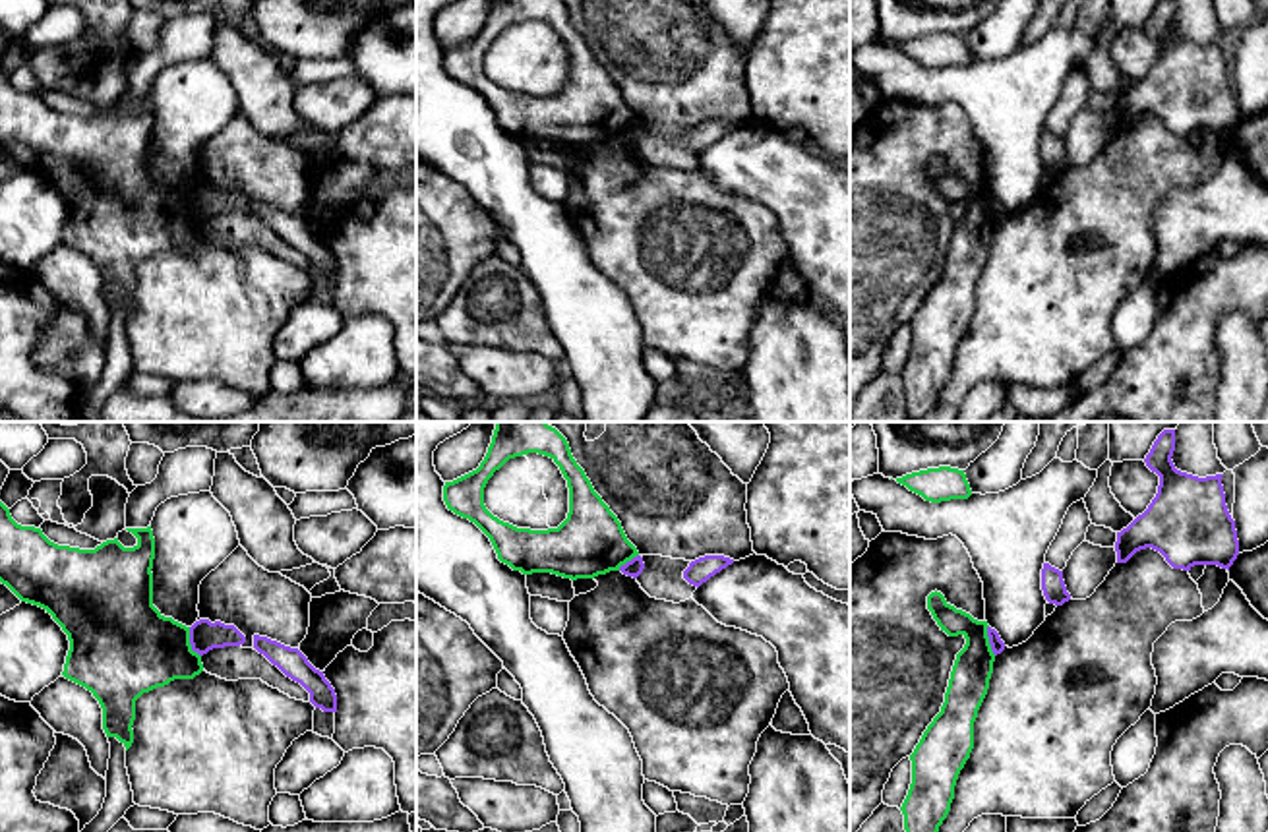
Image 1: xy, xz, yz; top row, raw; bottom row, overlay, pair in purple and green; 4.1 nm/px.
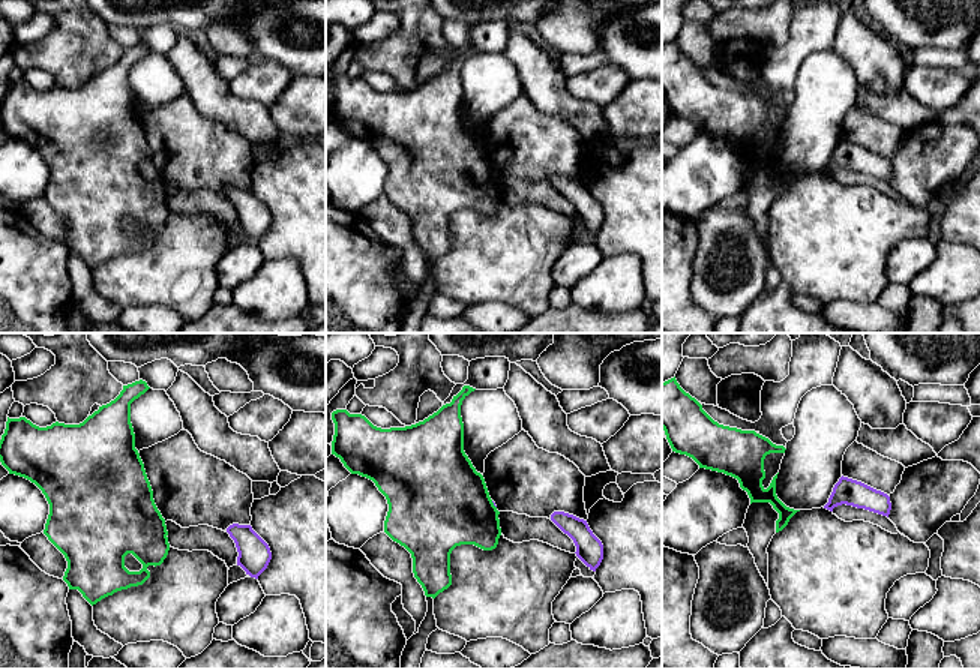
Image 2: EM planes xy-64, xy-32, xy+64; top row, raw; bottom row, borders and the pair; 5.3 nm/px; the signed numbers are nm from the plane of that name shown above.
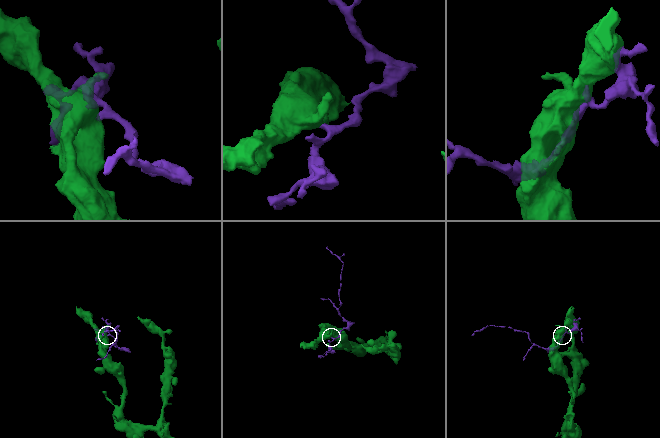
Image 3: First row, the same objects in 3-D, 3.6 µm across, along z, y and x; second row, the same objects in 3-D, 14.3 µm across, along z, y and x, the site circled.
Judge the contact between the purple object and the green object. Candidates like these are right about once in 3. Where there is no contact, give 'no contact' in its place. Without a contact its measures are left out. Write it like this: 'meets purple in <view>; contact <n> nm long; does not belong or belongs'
meets purple in xy; contact 140 nm long; does not belong

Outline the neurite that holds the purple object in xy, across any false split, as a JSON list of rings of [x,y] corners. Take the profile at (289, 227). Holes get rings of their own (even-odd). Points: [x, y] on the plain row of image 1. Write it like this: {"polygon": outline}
{"polygon": [[[254,201],[254,215],[277,232],[287,244],[310,259],[310,269],[323,279],[337,279],[337,261],[323,238],[316,236],[298,217],[267,203]]]}

